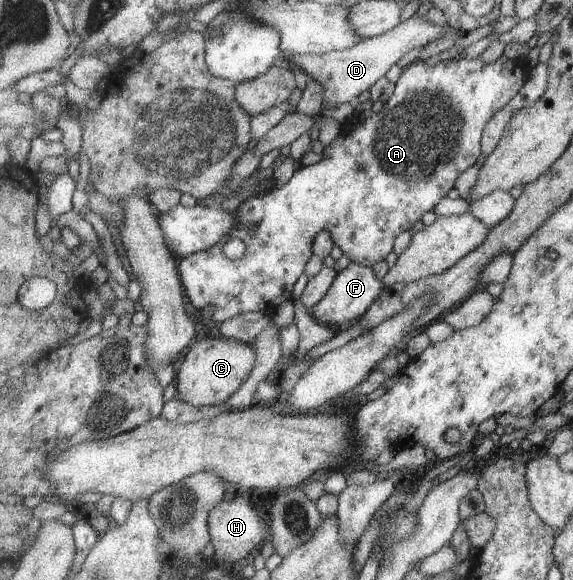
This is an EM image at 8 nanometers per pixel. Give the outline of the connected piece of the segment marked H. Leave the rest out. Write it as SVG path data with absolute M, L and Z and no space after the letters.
M236 491L235 499L223 501L212 509L208 519L213 545L219 549L219 557L233 557L235 563L247 556L254 556L261 548L259 543L270 534L267 532L266 522L259 517L251 501L245 497L237 497L237 495L239 493Z

